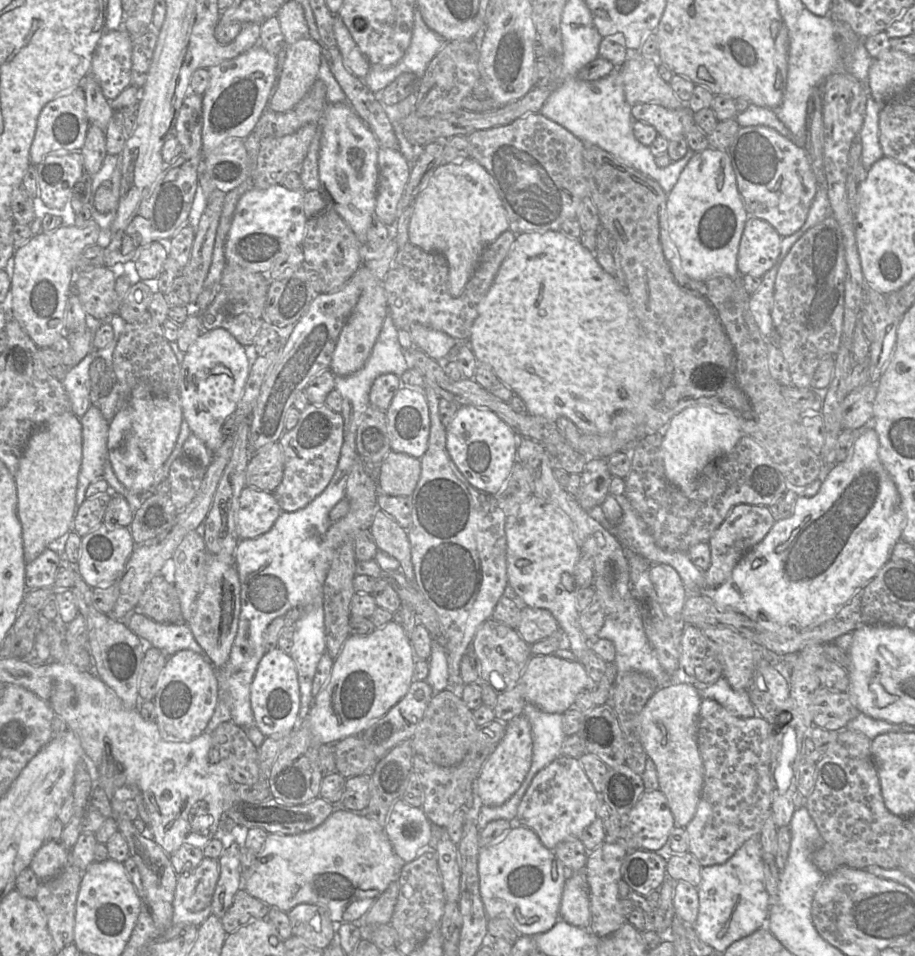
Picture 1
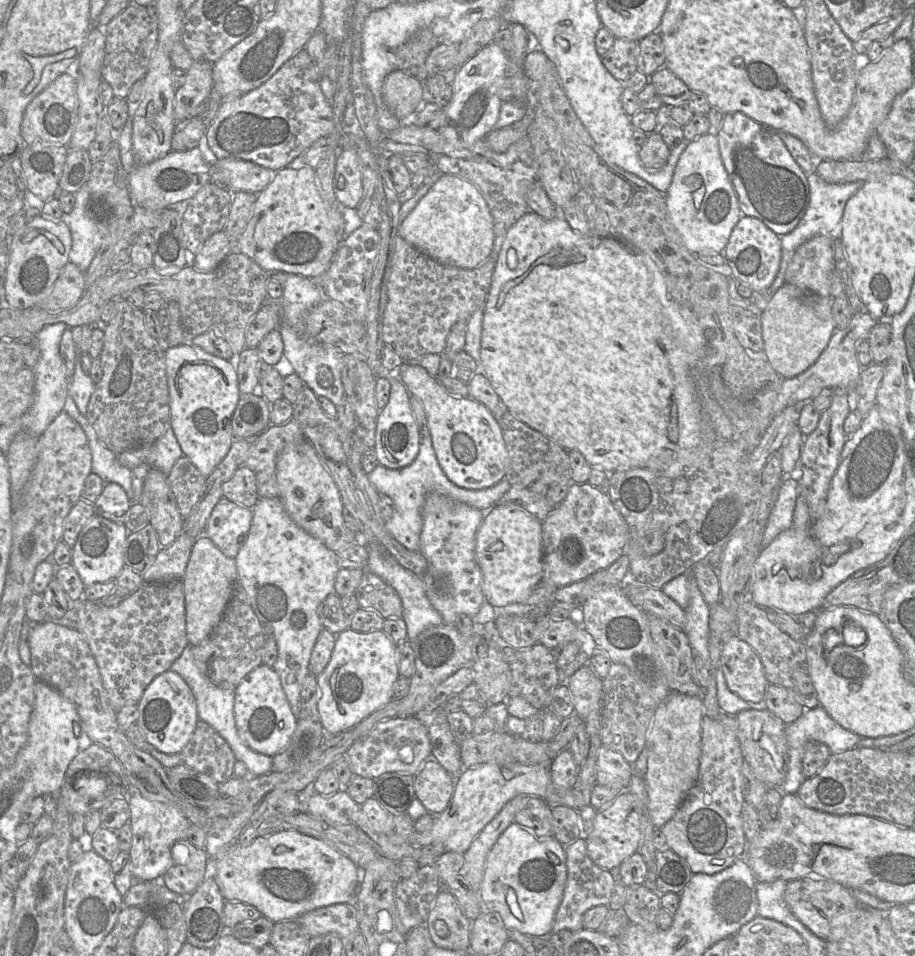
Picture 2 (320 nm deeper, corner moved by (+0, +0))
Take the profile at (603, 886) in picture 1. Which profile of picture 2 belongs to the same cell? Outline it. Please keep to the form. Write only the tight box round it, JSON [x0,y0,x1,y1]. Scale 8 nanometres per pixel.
[585,790,642,871]

